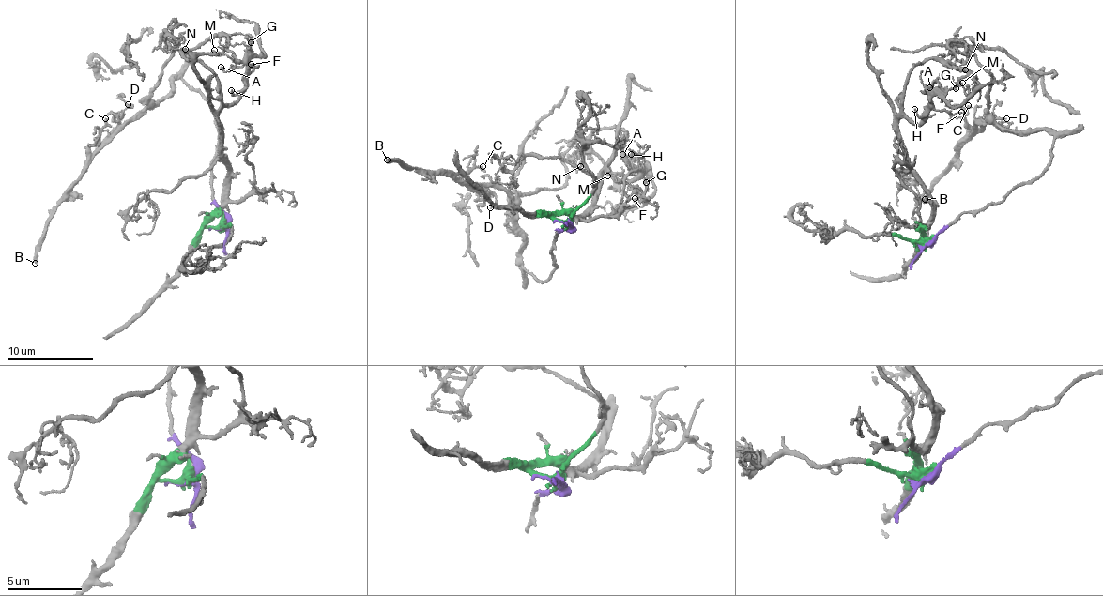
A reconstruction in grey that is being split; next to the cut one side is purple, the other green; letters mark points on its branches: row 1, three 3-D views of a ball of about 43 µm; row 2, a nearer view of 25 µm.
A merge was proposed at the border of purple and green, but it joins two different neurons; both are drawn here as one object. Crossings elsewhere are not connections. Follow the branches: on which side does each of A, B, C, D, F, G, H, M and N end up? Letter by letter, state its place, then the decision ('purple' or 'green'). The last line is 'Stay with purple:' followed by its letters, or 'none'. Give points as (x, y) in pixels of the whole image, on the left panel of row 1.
A: (221, 67) | green
B: (35, 263) | purple
C: (105, 118) | purple
D: (128, 104) | purple
F: (251, 64) | green
G: (251, 42) | green
H: (231, 90) | green
M: (214, 50) | green
N: (185, 49) | green
Stay with purple: B, C, D

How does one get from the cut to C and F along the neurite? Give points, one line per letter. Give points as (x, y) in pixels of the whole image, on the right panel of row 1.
C: (924, 245), (964, 213), (1031, 182), (1049, 160), (1054, 138), (1048, 131), (987, 123), (972, 129), (969, 104)
F: (924, 245), (932, 198), (911, 167), (898, 133), (898, 120), (918, 123), (932, 110), (961, 113)

